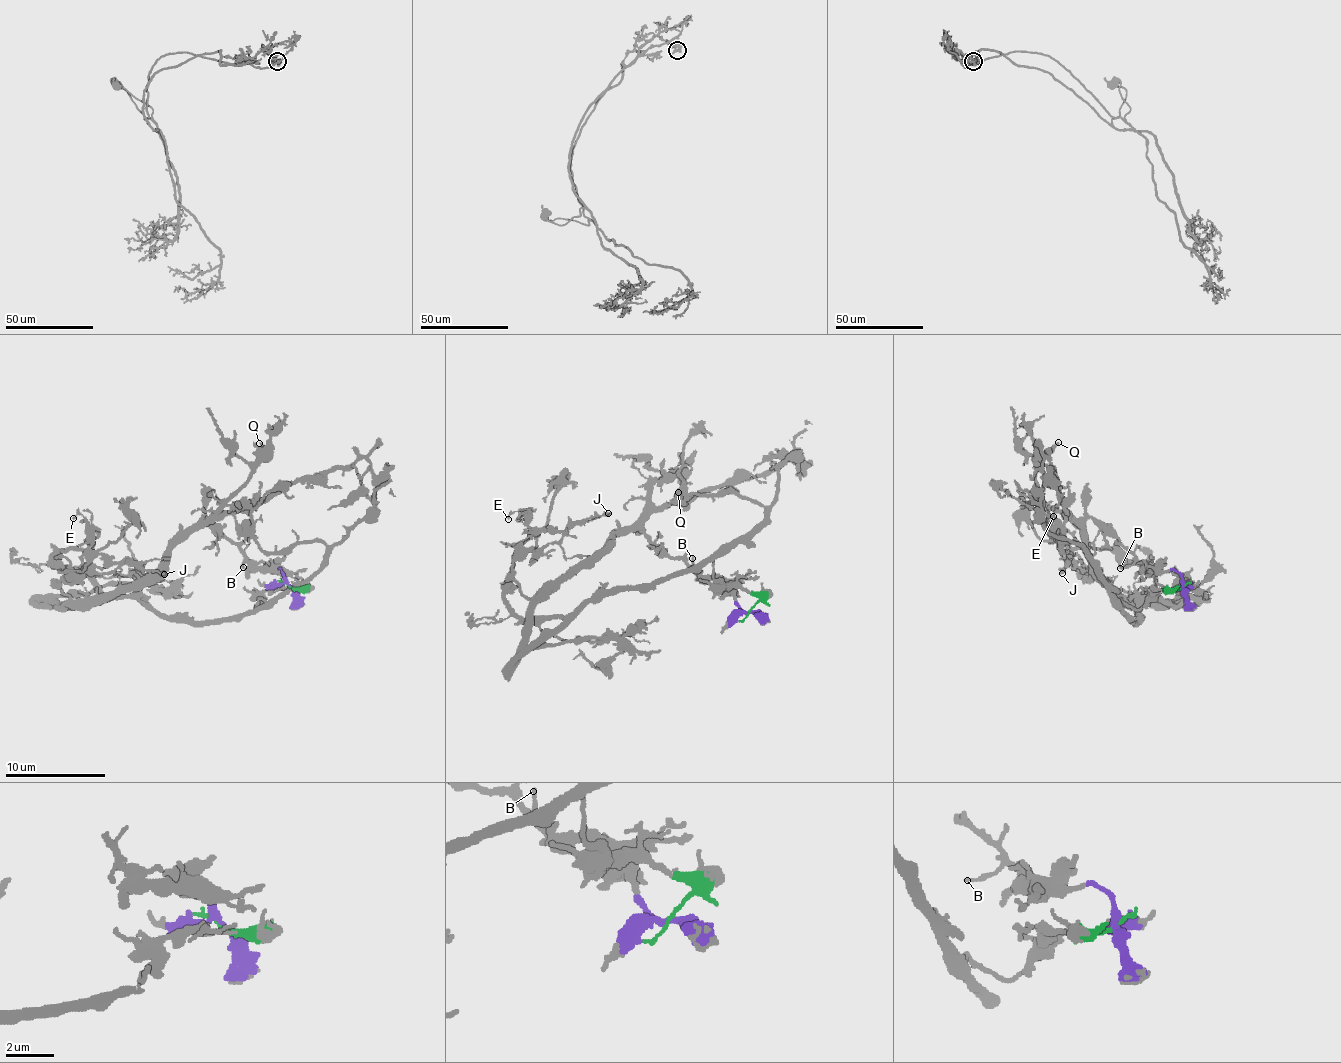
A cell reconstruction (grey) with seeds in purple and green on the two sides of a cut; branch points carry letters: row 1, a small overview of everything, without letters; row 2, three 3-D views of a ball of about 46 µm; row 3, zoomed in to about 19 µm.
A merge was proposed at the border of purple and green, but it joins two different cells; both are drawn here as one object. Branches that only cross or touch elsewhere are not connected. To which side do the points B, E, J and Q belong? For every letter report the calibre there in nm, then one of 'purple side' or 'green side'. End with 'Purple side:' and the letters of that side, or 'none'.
B: 180 nm | purple side
E: 100 nm | green side
J: 170 nm | green side
Q: 240 nm | purple side
Purple side: B, Q

